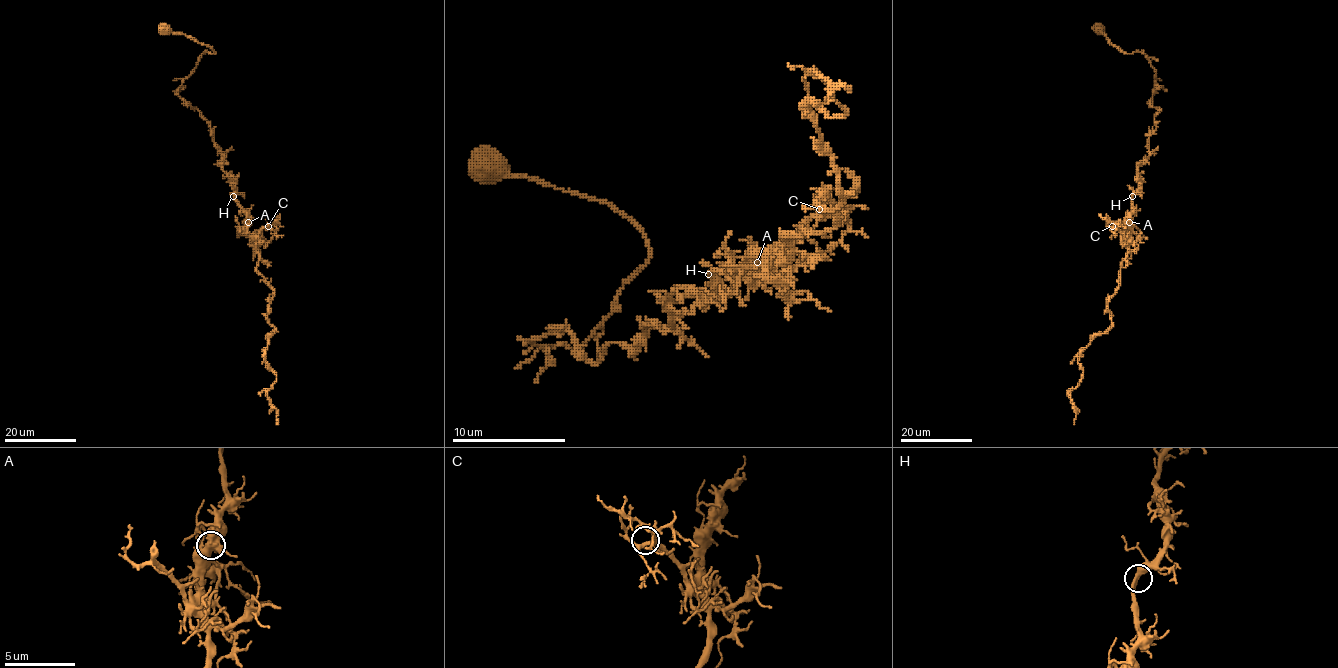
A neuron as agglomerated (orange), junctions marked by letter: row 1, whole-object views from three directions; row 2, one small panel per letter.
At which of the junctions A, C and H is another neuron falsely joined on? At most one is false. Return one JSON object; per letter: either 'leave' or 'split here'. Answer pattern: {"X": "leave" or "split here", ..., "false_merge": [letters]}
{"A": "split here", "C": "leave", "H": "leave", "false_merge": ["A"]}

